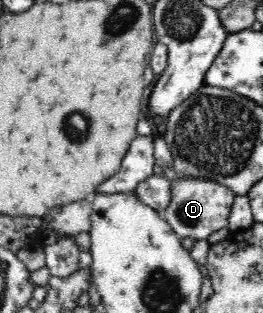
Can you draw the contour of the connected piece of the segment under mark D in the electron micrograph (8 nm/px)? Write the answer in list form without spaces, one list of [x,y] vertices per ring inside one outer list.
[[[173,168],[161,173],[169,179],[171,197],[169,205],[165,206],[160,214],[179,238],[205,240],[209,234],[227,226],[227,218],[237,196],[233,190],[223,184],[219,185],[214,180],[207,180],[203,176],[179,174]]]

